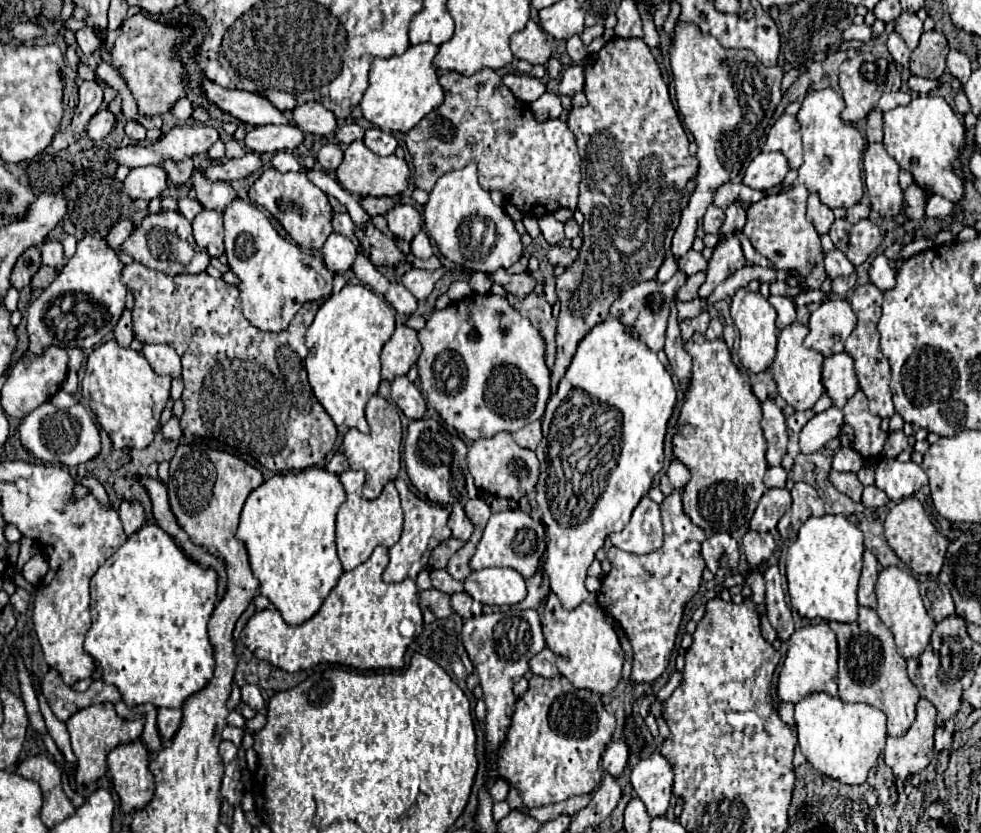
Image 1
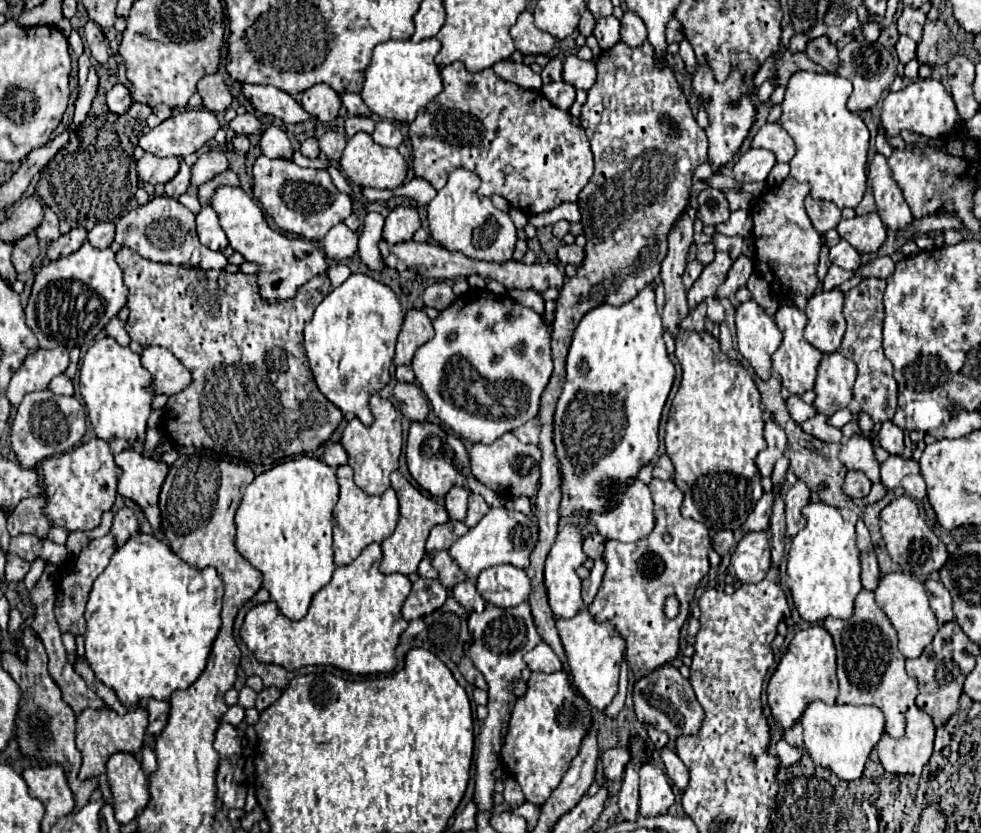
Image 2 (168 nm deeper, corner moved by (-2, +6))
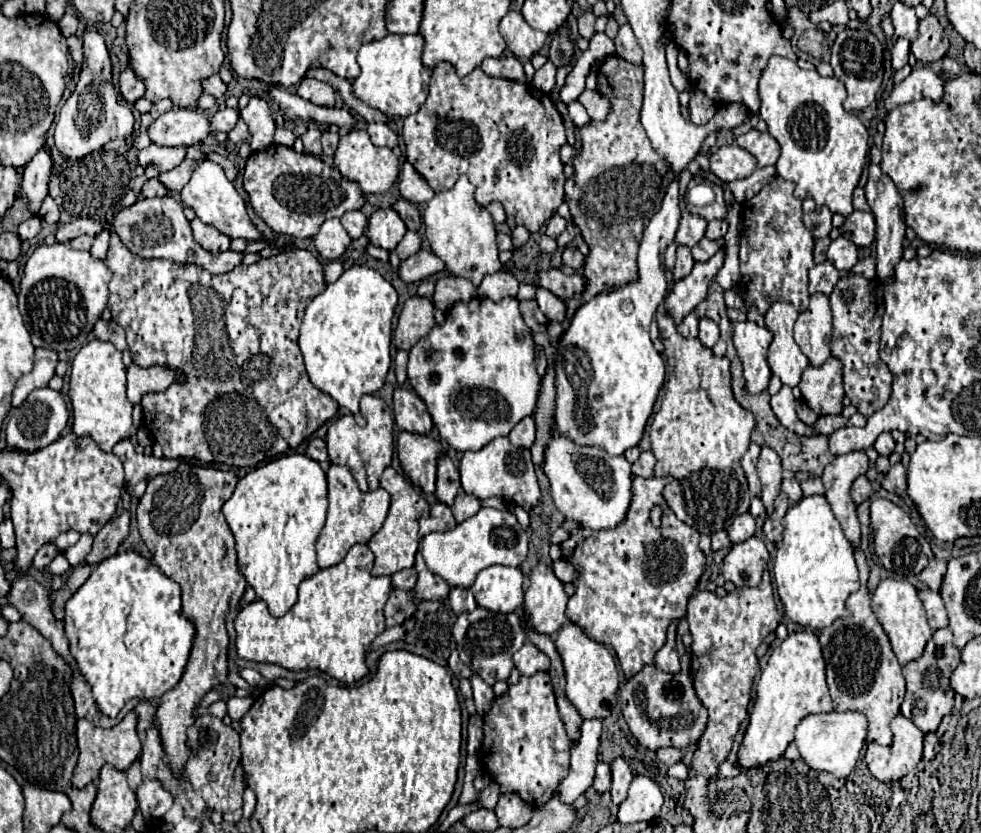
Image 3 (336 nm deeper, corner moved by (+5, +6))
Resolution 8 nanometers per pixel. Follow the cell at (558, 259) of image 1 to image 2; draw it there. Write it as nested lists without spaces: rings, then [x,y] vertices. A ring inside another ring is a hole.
[[[562,244],[558,248],[558,260],[562,264],[574,264],[578,266],[582,260],[584,260],[584,250],[578,246],[578,244]]]

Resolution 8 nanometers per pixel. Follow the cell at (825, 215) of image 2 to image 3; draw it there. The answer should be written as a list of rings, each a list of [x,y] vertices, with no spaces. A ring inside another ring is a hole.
[[[813,198],[803,200],[803,224],[811,230],[813,238],[825,238],[831,232],[831,210],[815,204]]]

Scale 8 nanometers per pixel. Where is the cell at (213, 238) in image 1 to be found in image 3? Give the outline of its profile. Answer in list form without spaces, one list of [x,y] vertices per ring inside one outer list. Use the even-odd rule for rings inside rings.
[[[195,218],[191,222],[191,228],[193,228],[193,238],[195,242],[199,242],[205,250],[217,254],[217,252],[223,252],[223,250],[229,250],[229,236],[217,232],[213,226],[209,224],[203,224],[199,218]]]

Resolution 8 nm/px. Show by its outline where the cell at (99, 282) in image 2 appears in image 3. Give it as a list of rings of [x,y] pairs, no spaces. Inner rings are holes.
[[[41,244],[29,256],[19,284],[19,312],[29,328],[31,342],[55,352],[79,350],[87,344],[93,324],[101,318],[109,298],[111,270],[89,252],[73,250],[67,244]]]

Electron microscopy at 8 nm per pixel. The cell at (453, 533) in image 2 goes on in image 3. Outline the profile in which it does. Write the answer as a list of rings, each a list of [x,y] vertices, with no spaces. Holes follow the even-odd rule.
[[[435,502],[431,506],[431,514],[427,518],[421,518],[419,522],[421,522],[421,536],[427,536],[431,532],[445,532],[457,524],[449,506],[443,502]]]

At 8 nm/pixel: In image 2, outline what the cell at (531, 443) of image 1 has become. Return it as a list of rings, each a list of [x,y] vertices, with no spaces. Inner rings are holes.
[[[532,418],[526,424],[522,424],[520,428],[514,430],[514,436],[520,442],[528,442],[528,444],[538,444],[538,436],[540,436],[540,418]]]

